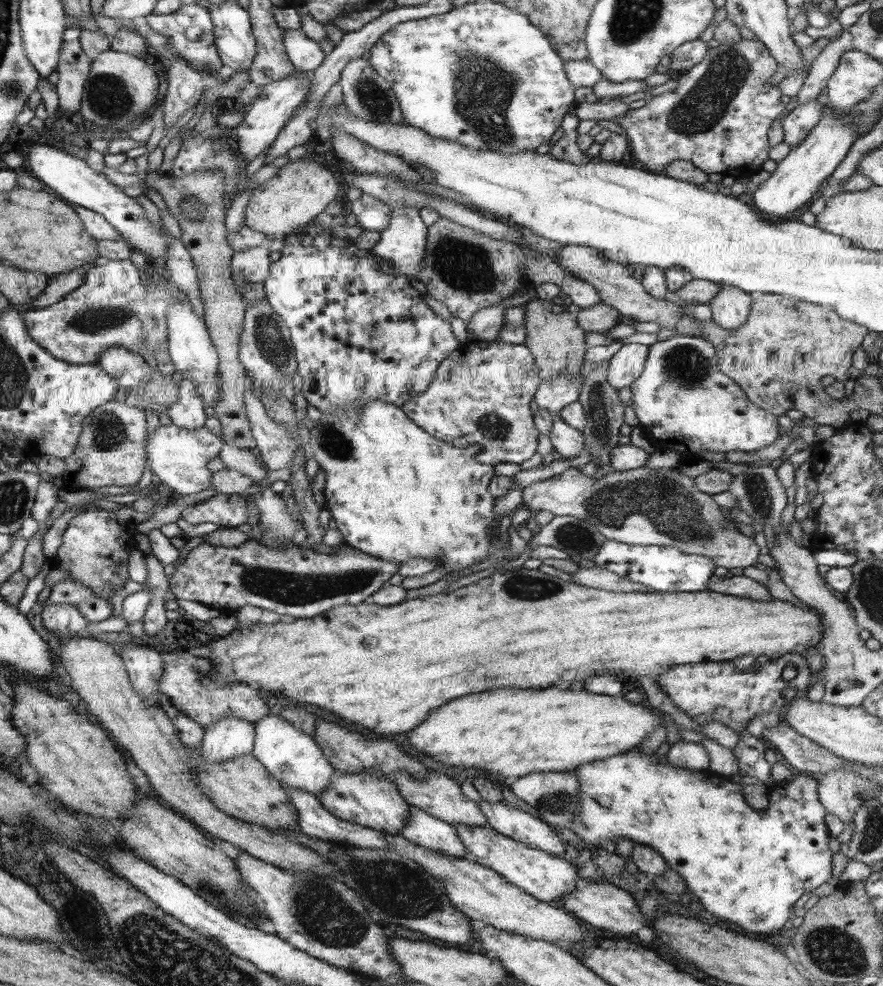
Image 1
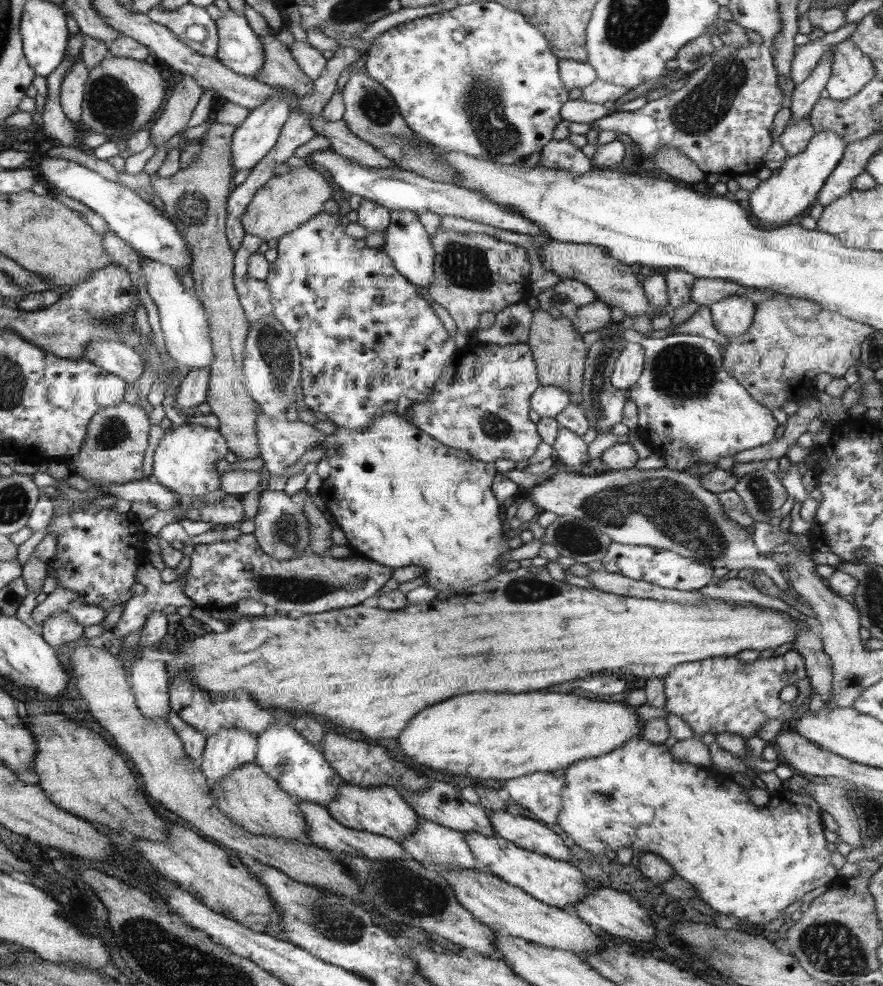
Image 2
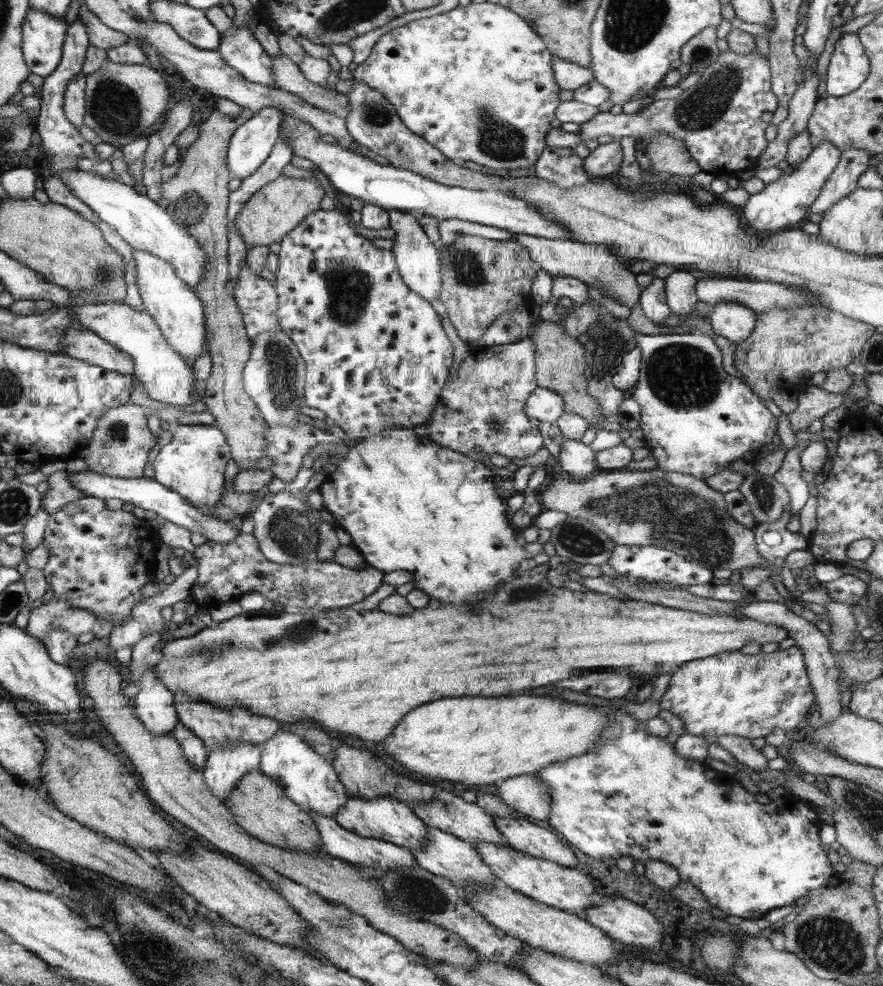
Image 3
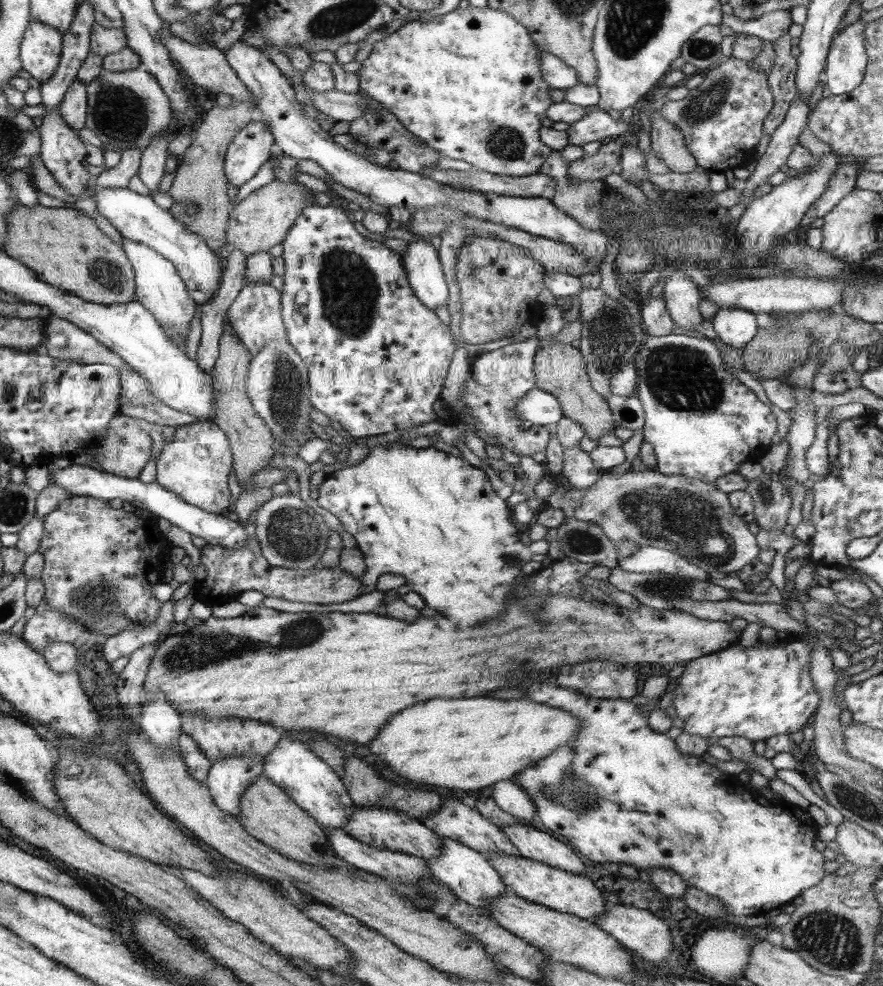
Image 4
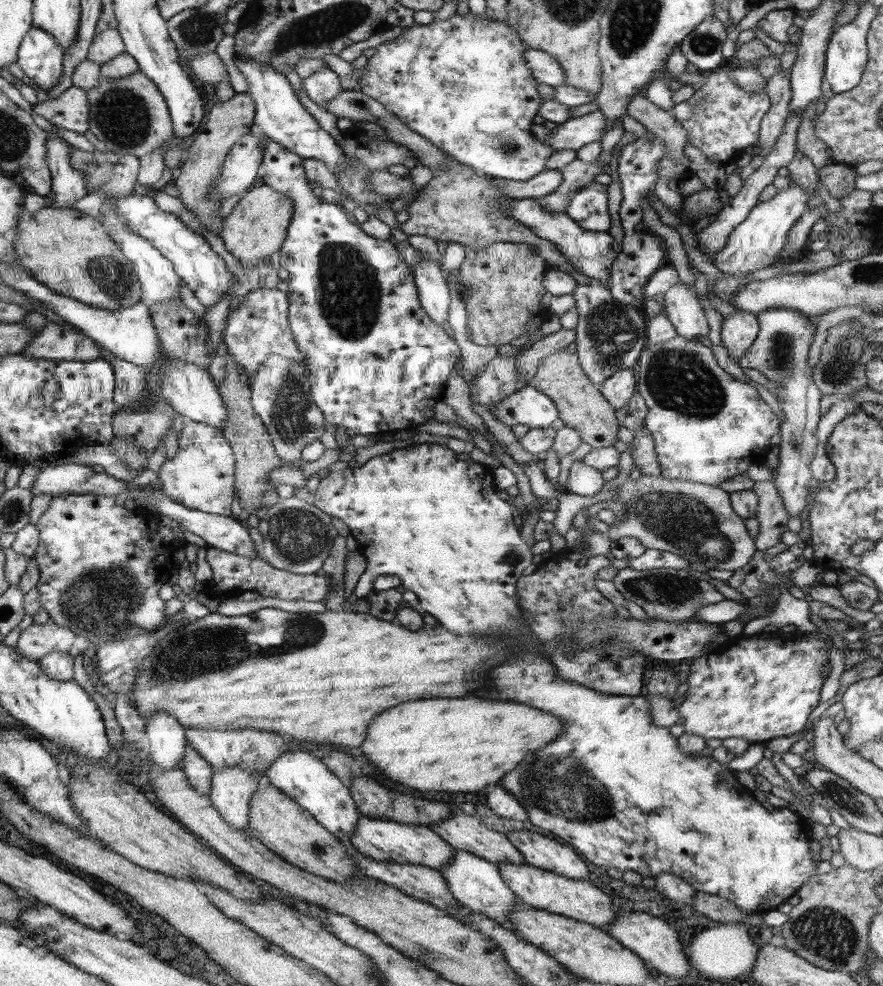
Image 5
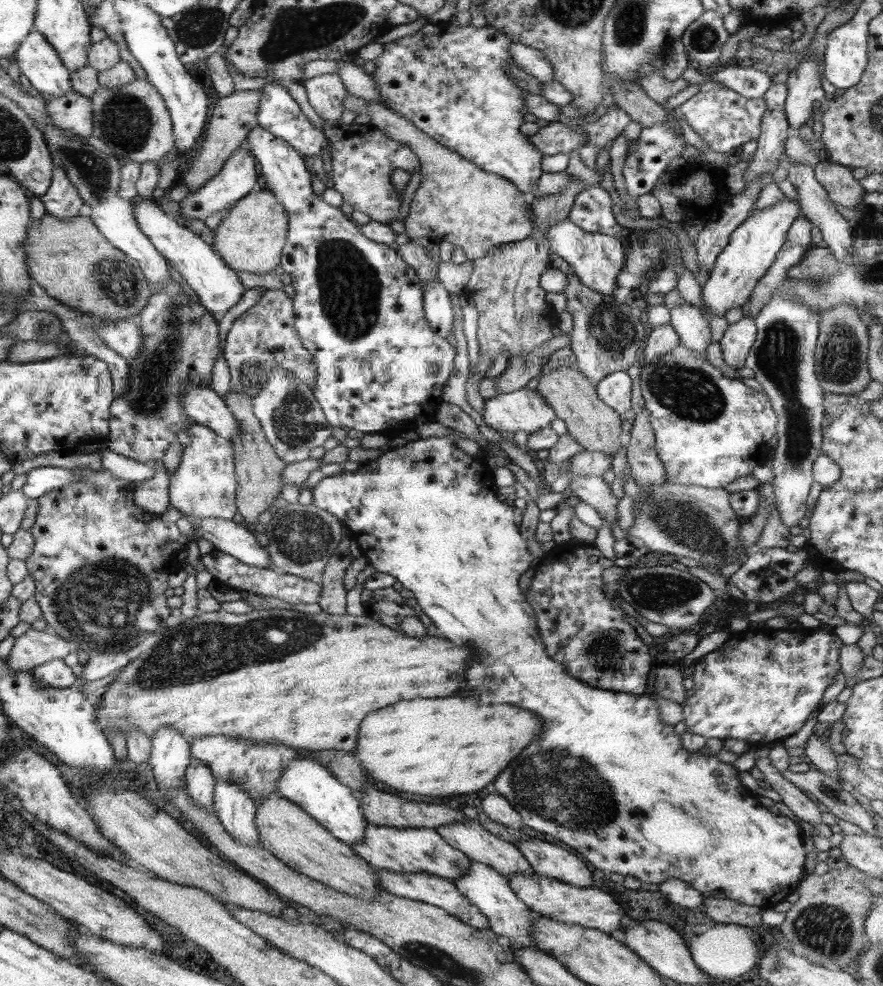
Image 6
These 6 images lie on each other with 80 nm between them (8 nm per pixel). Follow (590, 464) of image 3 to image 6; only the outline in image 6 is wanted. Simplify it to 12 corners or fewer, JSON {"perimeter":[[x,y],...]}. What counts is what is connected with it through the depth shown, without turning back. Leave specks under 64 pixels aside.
{"perimeter":[[578,477],[569,487],[594,507],[601,522],[617,524],[619,499],[602,477]]}

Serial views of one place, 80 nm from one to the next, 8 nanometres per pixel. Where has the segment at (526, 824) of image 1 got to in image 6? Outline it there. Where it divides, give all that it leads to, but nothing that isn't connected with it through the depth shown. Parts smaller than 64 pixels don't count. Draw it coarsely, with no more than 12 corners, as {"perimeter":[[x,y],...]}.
{"perimeter":[[530,837],[515,844],[535,874],[593,886],[573,851]]}

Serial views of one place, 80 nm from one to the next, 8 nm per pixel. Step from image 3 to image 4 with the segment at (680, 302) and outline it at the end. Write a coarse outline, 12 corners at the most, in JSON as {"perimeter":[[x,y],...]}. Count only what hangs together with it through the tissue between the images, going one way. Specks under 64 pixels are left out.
{"perimeter":[[676,271],[662,297],[671,319],[697,330],[698,285]]}

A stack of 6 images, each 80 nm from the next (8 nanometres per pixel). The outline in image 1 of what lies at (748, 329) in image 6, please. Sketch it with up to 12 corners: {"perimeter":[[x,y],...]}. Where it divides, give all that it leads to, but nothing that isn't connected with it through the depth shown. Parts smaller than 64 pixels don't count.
{"perimeter":[[721,283],[709,302],[726,330],[749,317],[753,294]]}

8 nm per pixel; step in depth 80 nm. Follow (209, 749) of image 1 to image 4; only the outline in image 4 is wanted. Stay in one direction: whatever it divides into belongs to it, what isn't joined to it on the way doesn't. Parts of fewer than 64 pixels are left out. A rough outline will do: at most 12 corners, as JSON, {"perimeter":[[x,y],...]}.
{"perimeter":[[261,756],[212,762],[205,785],[238,818],[242,795],[264,774]]}

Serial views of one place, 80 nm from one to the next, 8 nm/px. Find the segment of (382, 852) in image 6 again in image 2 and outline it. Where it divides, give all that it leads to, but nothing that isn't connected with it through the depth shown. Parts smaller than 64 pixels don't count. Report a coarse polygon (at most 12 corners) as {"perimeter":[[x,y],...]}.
{"perimeter":[[352,786],[326,806],[340,824],[405,842],[419,816],[398,790]]}

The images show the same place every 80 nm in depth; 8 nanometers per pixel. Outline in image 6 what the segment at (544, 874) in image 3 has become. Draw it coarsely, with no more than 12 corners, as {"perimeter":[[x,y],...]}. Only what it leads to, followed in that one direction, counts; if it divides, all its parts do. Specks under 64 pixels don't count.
{"perimeter":[[541,874],[508,880],[534,913],[621,935],[626,912],[594,885]]}

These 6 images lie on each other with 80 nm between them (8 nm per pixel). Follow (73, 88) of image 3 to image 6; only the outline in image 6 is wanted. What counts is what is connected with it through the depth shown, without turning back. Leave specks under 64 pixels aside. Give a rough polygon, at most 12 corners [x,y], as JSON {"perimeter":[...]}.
{"perimeter":[[72,90],[48,100],[46,114],[60,128],[93,135],[92,101]]}

